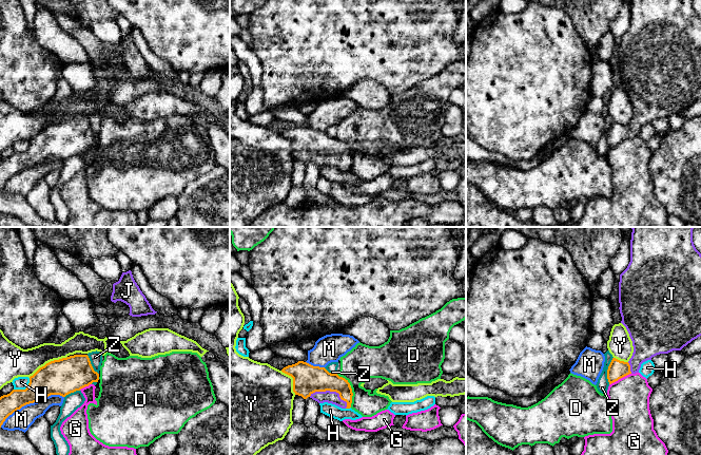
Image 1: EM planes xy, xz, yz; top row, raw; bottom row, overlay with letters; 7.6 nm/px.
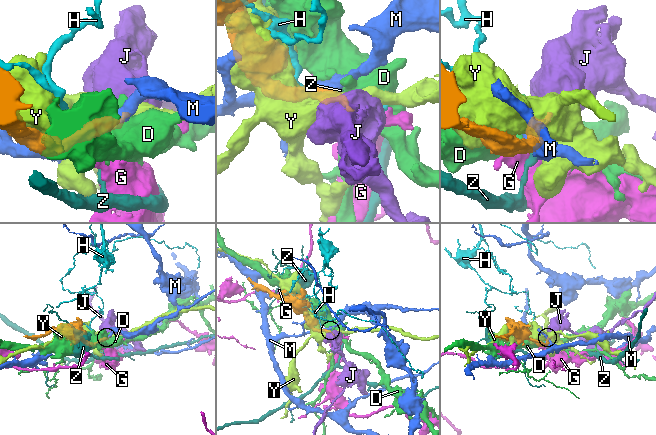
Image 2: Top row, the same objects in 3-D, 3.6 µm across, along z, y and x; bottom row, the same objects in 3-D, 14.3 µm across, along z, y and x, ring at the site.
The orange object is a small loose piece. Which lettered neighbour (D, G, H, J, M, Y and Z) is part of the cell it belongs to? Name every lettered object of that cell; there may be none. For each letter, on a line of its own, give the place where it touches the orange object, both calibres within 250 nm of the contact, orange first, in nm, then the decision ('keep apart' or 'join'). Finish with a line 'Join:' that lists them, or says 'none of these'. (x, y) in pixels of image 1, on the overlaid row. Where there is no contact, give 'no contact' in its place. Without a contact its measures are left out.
D: meets orange in xz at (351, 397); 150 nm thick on the orange side, 240 nm on the other; keep apart
G: meets orange in yz at (620, 378); 140 nm thick on the orange side, 300 nm on the other; keep apart
H: meets orange in xy at (25, 389); 260 nm thick on the orange side, 100 nm on the other; keep apart
J: meets orange in xz at (331, 391); 220 nm thick on the orange side, 100 nm on the other; join
M: meets orange in xy at (31, 402); 240 nm thick on the orange side, 160 nm on the other; keep apart
Y: meets orange in xy at (49, 362); 280 nm thick on the orange side, 220 nm on the other; keep apart
Z: meets orange in yz at (607, 371); 140 nm thick on the orange side, 90 nm on the other; keep apart
Join: J

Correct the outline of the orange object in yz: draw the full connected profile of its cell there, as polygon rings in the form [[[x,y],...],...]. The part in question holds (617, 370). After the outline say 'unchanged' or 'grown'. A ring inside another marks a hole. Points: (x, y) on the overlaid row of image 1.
[[[631,227],[630,262],[620,274],[619,303],[621,323],[632,341],[634,353],[628,362],[612,358],[608,369],[609,384],[639,373],[641,364],[660,354],[681,350],[701,336],[701,253],[693,242],[694,227]]] | grown

